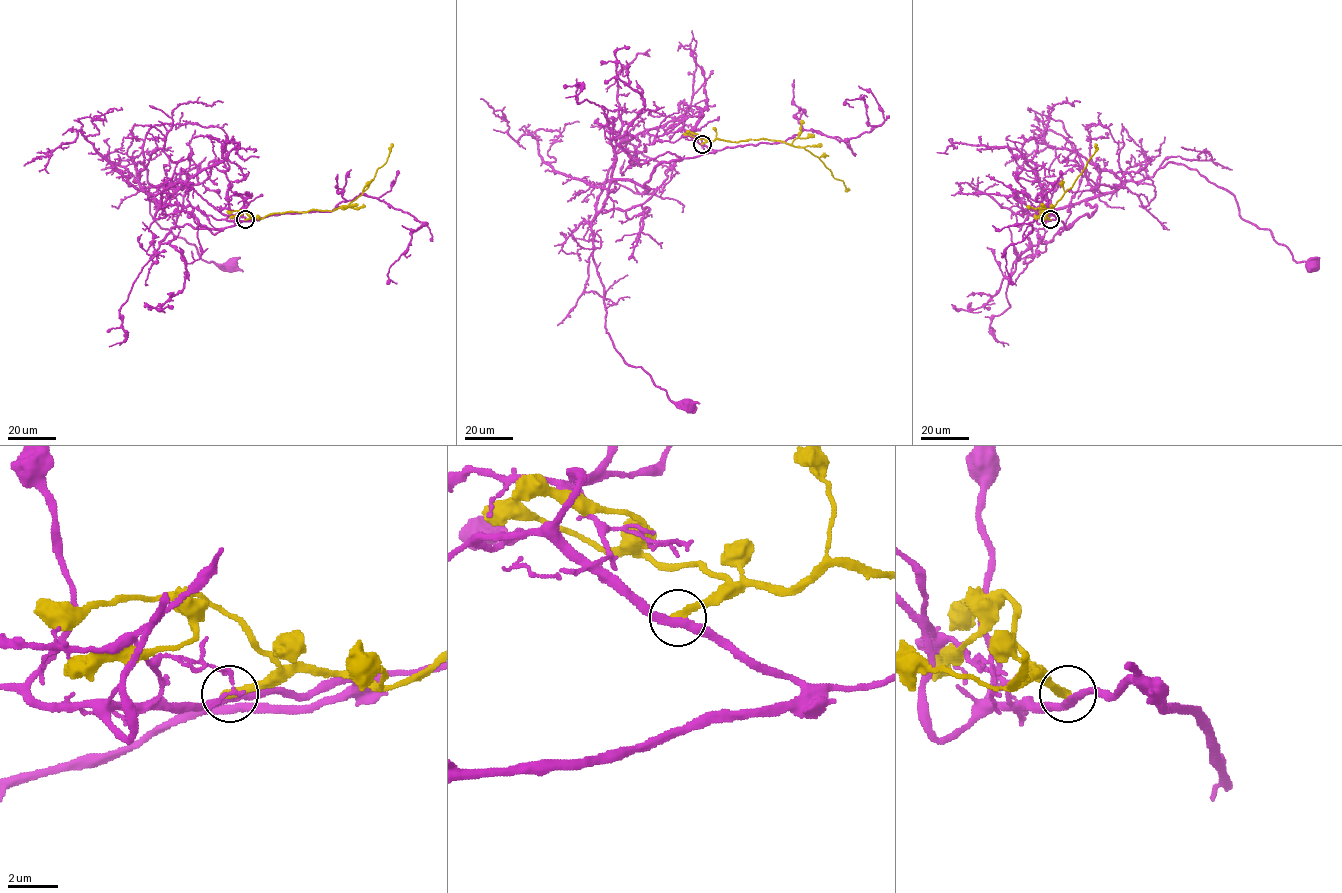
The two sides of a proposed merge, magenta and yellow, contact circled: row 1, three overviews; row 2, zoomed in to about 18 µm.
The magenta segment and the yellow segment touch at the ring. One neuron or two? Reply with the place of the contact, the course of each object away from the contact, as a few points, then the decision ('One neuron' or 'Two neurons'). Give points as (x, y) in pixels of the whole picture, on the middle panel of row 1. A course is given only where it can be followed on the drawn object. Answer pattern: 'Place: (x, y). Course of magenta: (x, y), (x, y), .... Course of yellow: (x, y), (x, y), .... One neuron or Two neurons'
Place: (702, 144). Course of magenta: (702, 144), (713, 151), (661, 162), (648, 189), (614, 180), (591, 228), (614, 348), (689, 405). Course of yellow: (702, 144), (716, 139), (739, 142), (766, 138), (803, 147), (817, 156), (833, 176), (849, 189). Two neurons

